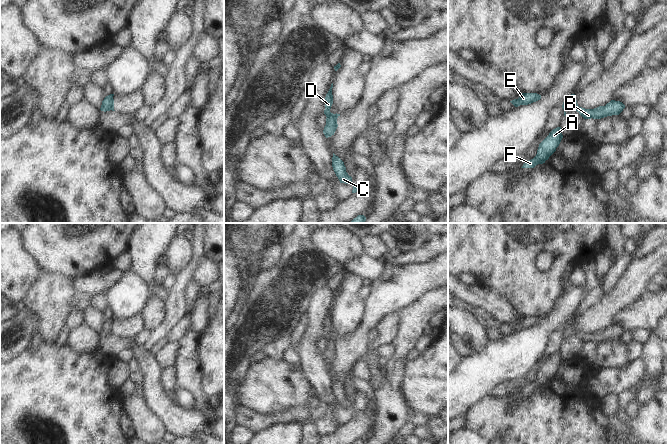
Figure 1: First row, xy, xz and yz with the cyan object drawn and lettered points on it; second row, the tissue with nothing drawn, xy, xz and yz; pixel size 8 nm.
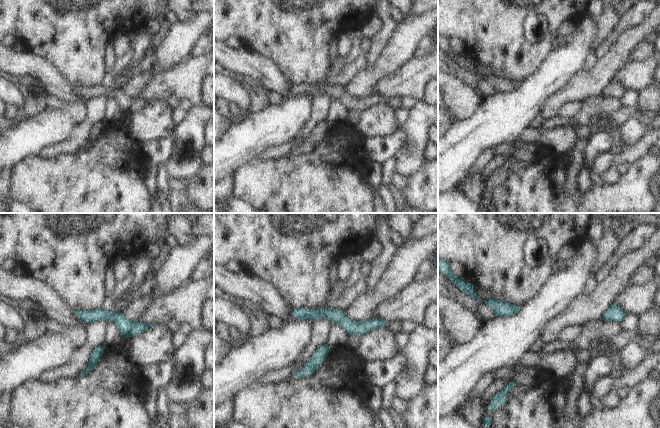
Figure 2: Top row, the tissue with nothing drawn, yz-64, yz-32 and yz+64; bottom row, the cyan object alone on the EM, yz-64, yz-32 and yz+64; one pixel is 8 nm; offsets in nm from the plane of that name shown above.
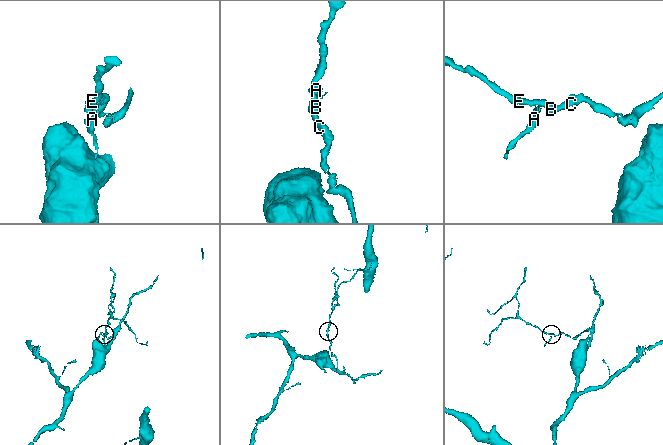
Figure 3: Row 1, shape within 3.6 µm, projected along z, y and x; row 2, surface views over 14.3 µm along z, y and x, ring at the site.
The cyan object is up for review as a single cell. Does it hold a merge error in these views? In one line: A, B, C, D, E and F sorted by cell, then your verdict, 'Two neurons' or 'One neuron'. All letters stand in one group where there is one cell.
Groups: A F / B C D E. Two neurons

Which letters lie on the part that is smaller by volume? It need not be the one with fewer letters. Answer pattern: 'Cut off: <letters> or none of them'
Cut off: A, F

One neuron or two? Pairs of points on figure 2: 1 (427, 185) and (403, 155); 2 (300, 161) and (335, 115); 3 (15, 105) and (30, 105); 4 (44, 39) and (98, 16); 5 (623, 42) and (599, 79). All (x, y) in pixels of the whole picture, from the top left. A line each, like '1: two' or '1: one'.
1: two
2: two
3: two
4: one
5: one

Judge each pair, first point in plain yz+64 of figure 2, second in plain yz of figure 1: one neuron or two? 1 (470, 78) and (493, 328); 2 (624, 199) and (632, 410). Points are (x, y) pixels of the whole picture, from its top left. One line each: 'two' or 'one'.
1: one
2: two

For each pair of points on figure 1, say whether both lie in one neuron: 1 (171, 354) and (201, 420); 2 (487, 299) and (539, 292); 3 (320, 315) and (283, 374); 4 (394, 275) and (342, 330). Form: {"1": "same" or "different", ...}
{"1": "different", "2": "different", "3": "different", "4": "different"}

